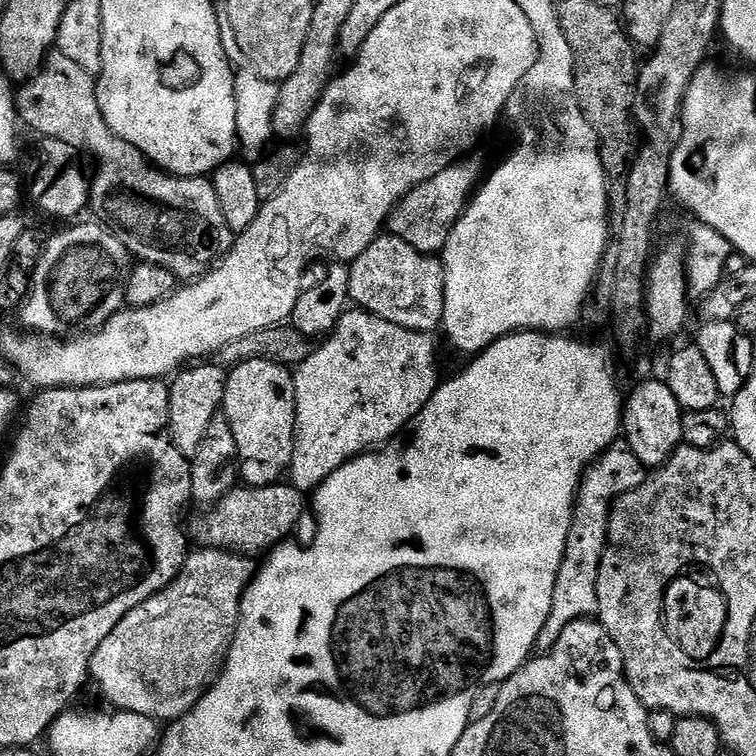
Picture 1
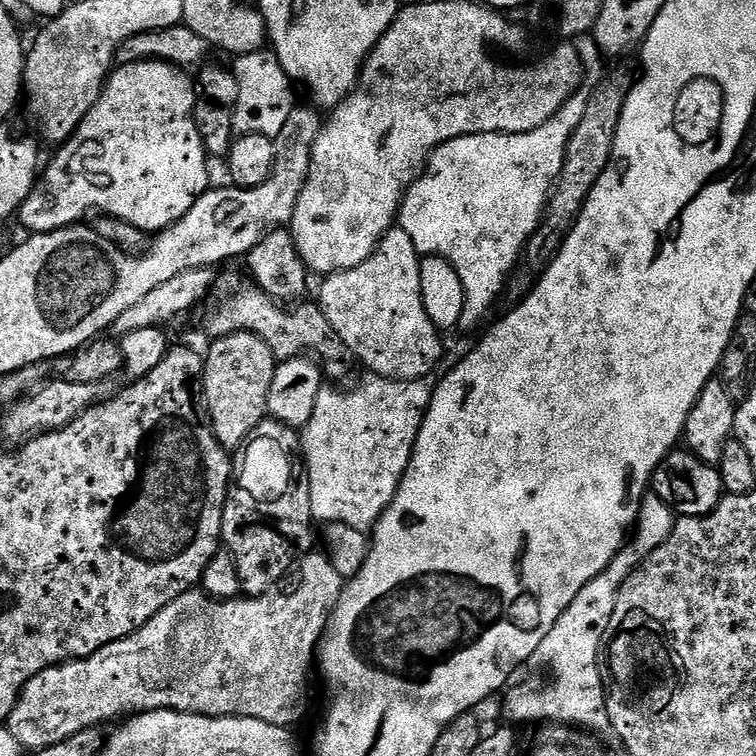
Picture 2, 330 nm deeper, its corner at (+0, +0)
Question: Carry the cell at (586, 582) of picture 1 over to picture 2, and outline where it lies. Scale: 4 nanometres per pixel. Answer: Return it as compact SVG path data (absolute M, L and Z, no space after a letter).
M654 494L642 498L640 513L622 550L618 550L610 566L606 566L598 578L590 578L590 582L578 590L574 602L570 602L570 606L560 612L558 622L554 622L550 634L542 638L542 646L534 650L531 663L536 664L540 671L540 676L532 680L536 688L507 689L503 693L502 716L505 723L512 726L524 722L586 726L606 742L617 741L616 731L605 706L604 680L600 676L598 663L600 647L626 578L630 578L637 566L662 542L666 542L666 538L670 538L677 519L678 513L666 502L662 502L662 498Z

